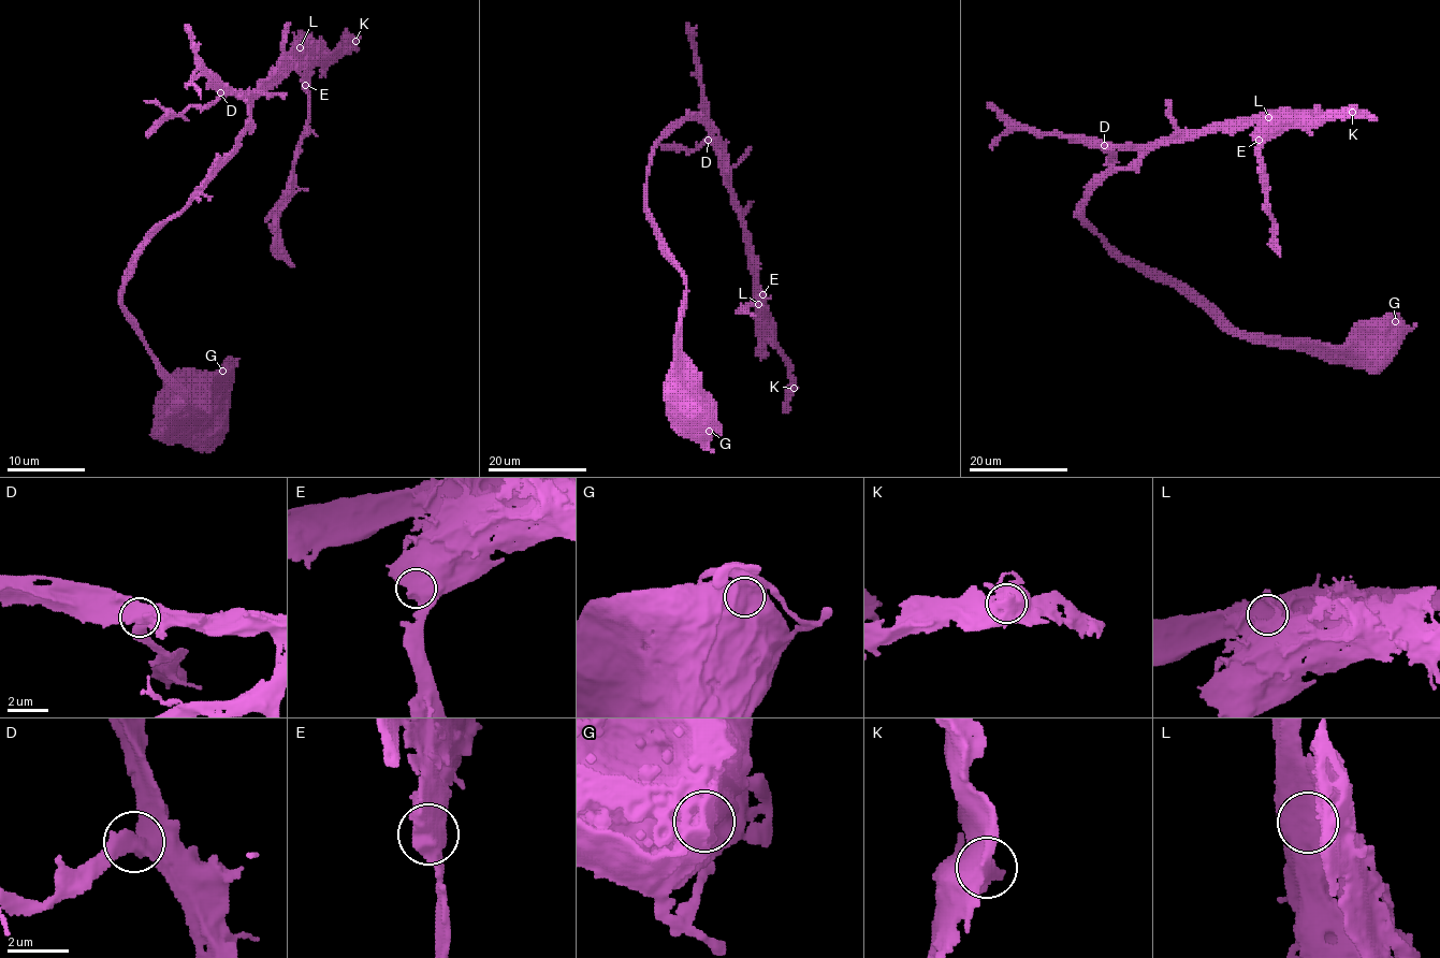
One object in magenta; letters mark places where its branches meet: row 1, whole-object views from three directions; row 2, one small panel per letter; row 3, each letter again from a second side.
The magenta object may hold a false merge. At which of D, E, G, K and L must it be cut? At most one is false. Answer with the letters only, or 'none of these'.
L

